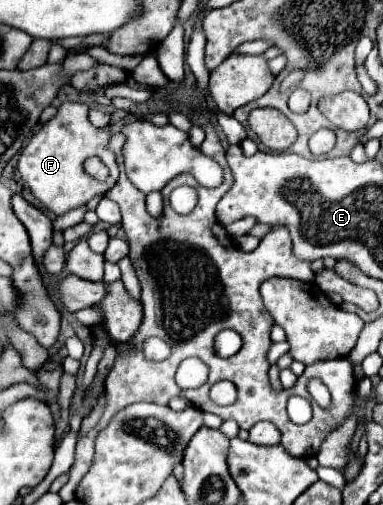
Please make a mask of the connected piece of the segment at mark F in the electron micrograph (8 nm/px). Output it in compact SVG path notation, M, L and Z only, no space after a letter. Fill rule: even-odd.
M65 101L59 107L57 115L39 127L39 131L29 139L23 153L19 155L17 169L21 177L29 185L31 193L57 217L77 209L79 205L85 205L85 201L91 201L97 195L105 195L113 187L113 183L117 183L119 177L115 155L107 149L111 133L107 129L93 127L87 119L87 111L89 107L85 103ZM87 157L99 157L109 167L109 179L105 183L97 183L89 179L87 173L83 173L83 161ZM77 187L81 193L79 197Z

